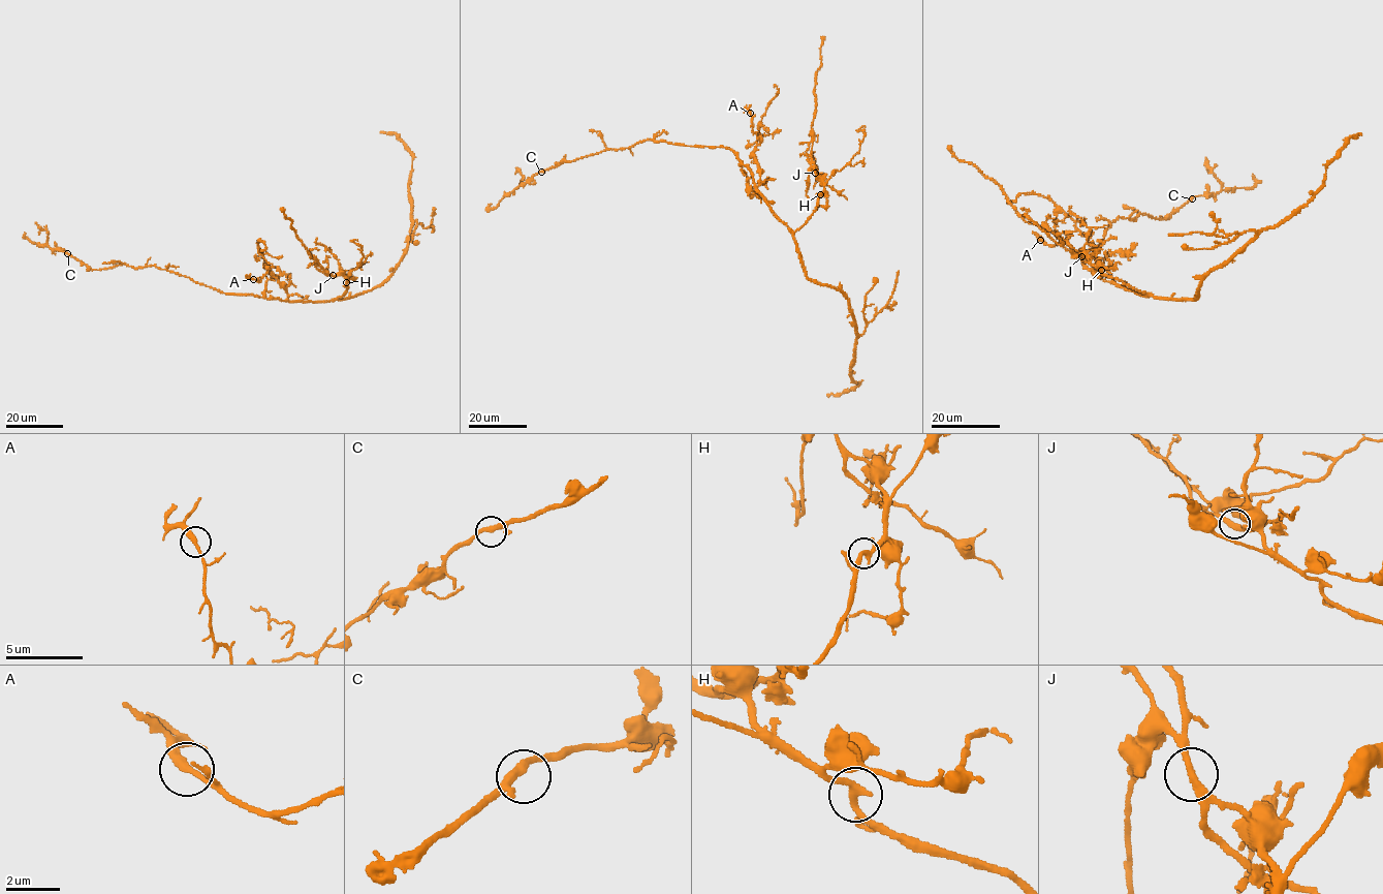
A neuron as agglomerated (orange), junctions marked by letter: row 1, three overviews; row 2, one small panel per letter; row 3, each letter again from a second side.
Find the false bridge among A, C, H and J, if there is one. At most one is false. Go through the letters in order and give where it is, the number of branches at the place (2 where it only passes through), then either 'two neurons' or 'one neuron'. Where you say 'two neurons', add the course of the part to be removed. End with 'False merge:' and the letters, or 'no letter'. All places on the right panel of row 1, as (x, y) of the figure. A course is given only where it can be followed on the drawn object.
A: place (1040, 240); branches 2; one neuron
C: place (1192, 198); branches 2; one neuron
H: place (1101, 270); branches 2; one neuron
J: place (1081, 256); branches 2; two neurons; course (1081, 256), (1074, 253), (1060, 237), (1027, 222), (999, 185), (973, 164), (960, 161), (948, 146)
False merge: J

